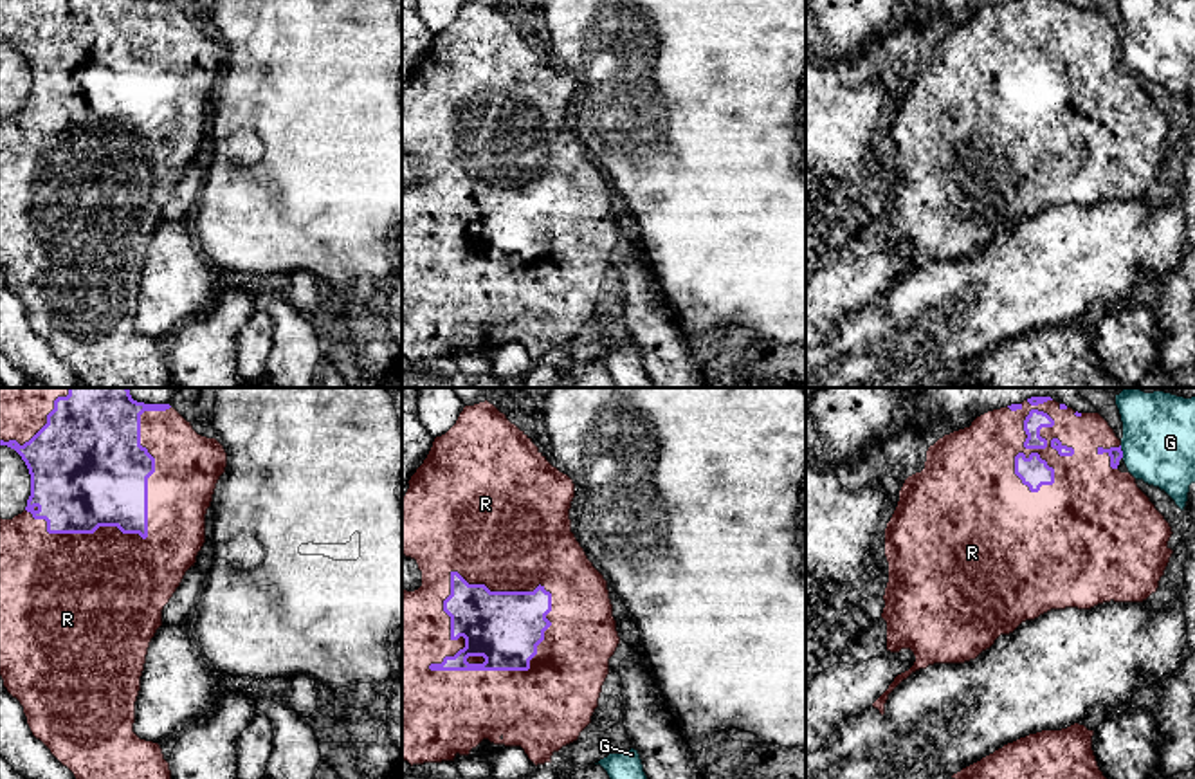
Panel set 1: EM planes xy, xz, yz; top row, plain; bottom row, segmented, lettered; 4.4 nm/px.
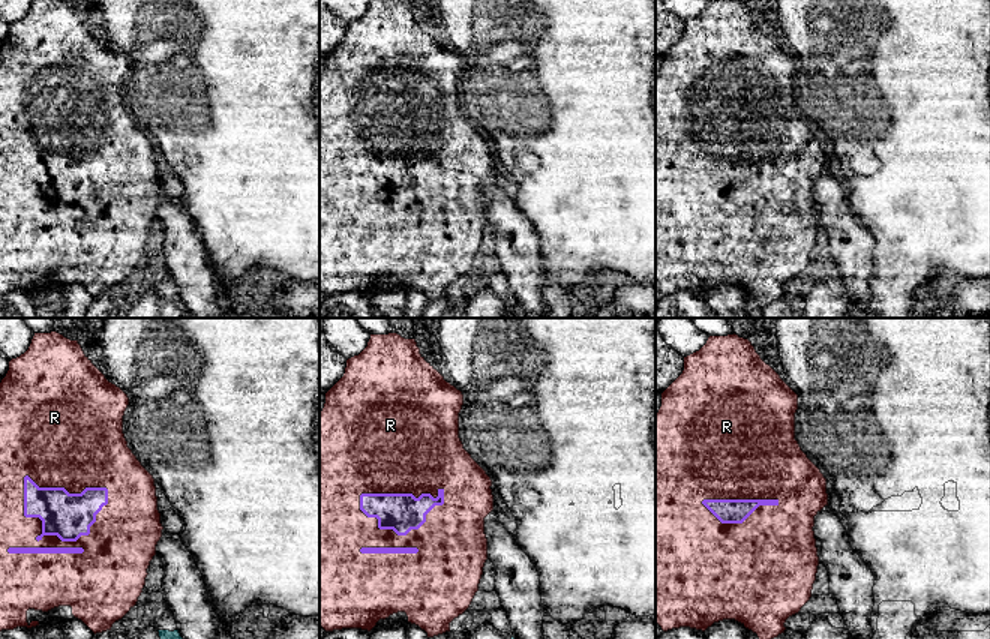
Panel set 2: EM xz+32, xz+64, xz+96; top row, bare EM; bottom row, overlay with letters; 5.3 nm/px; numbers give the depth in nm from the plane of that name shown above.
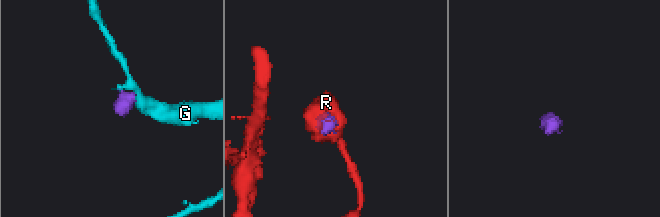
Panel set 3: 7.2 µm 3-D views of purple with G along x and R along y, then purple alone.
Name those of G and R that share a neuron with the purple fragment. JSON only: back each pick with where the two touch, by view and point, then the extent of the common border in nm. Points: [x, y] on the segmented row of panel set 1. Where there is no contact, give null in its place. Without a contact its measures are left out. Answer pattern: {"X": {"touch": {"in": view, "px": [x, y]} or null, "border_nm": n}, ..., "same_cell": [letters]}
{"R": {"touch": {"in": "xz", "px": [514, 669]}, "border_nm": 650}, "same_cell": ["R"]}

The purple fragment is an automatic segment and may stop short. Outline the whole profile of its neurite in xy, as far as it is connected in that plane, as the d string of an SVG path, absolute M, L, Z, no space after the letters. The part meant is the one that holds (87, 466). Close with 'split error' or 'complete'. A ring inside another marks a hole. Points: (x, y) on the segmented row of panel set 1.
M0 388L0 445L14 449L31 474L31 496L22 514L0 518L0 676L7 692L20 701L27 725L50 754L76 779L171 779L169 763L159 743L133 732L135 701L151 638L162 626L162 609L195 566L205 543L205 514L227 453L216 438L198 435L169 404L144 404L132 399L128 388Z | split error

